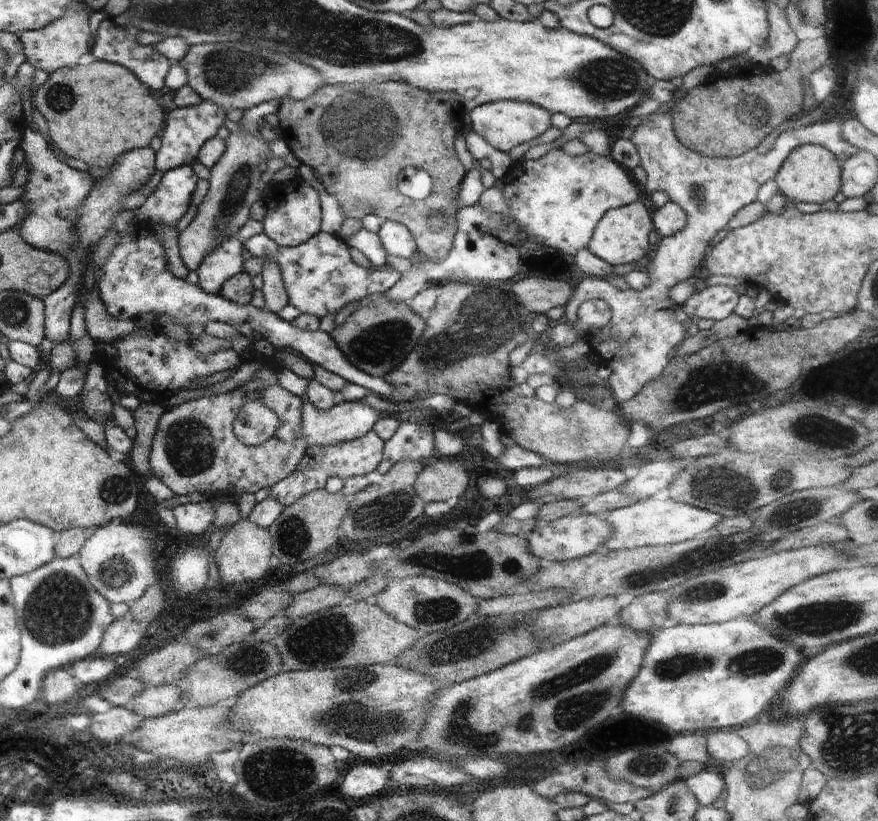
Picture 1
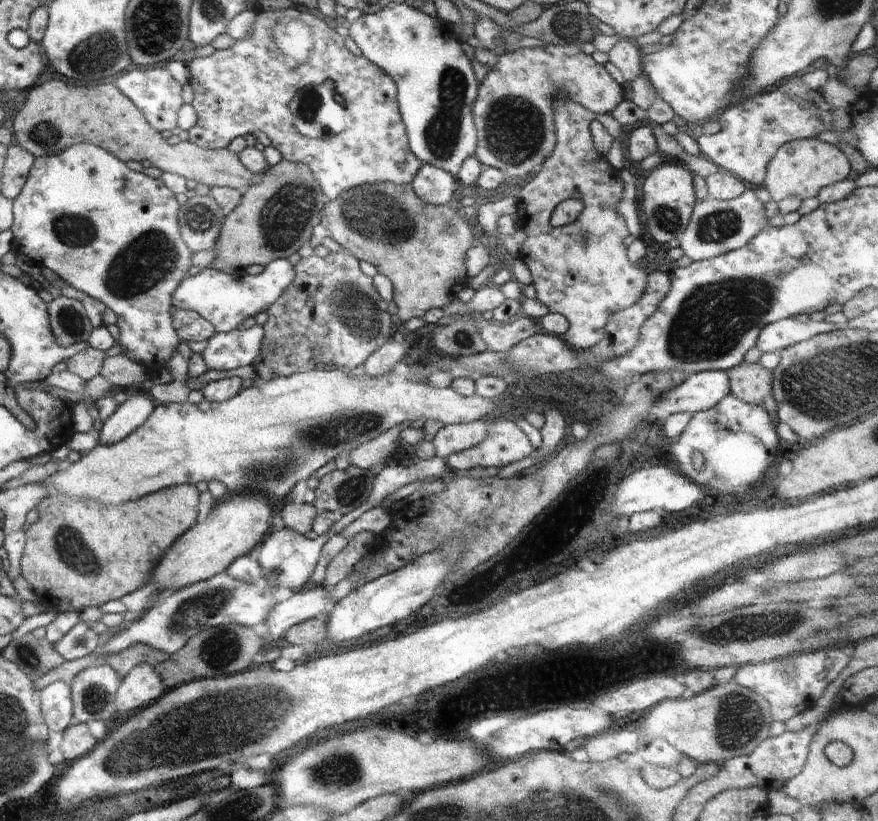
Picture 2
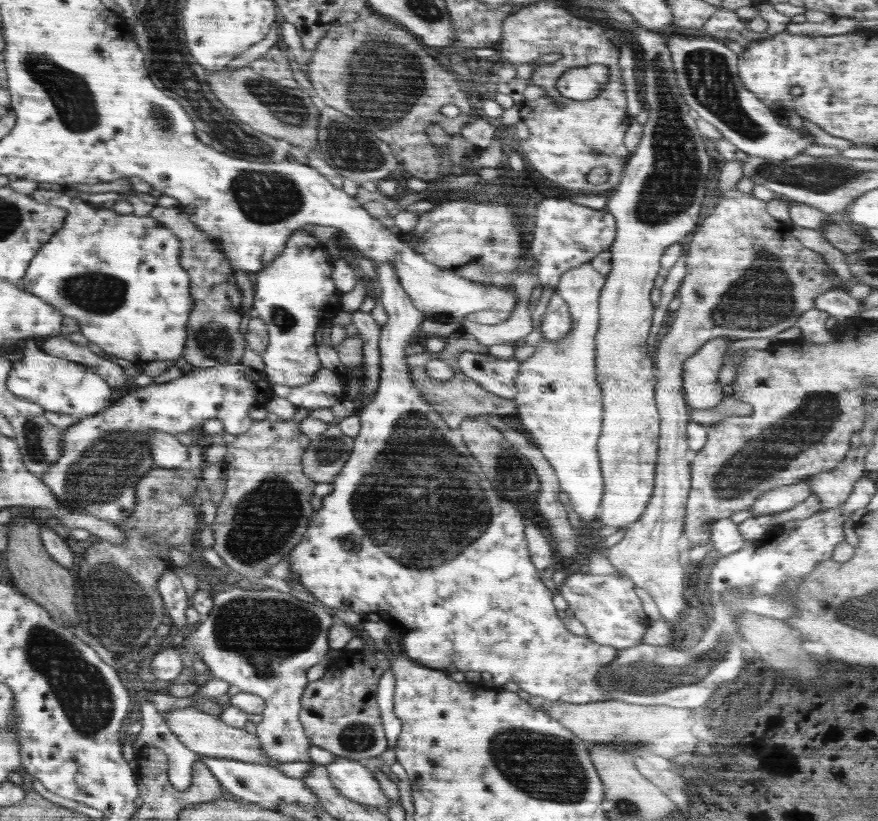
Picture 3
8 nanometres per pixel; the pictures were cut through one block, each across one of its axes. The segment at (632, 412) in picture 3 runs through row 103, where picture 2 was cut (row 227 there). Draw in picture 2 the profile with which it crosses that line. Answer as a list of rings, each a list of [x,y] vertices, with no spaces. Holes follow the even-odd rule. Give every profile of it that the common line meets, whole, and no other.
[[[662,163],[656,170],[651,170],[642,184],[644,202],[641,214],[645,234],[660,244],[666,244],[672,238],[679,237],[688,226],[688,220],[697,201],[691,172],[682,165]]]

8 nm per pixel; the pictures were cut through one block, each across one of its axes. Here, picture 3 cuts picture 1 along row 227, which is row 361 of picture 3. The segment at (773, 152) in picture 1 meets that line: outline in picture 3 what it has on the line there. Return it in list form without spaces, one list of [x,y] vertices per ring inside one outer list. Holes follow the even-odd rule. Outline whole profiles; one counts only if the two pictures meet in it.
[[[722,337],[708,340],[684,360],[682,388],[690,410],[709,410],[726,397],[718,383],[718,372],[724,366],[724,358],[730,354],[732,341]]]

